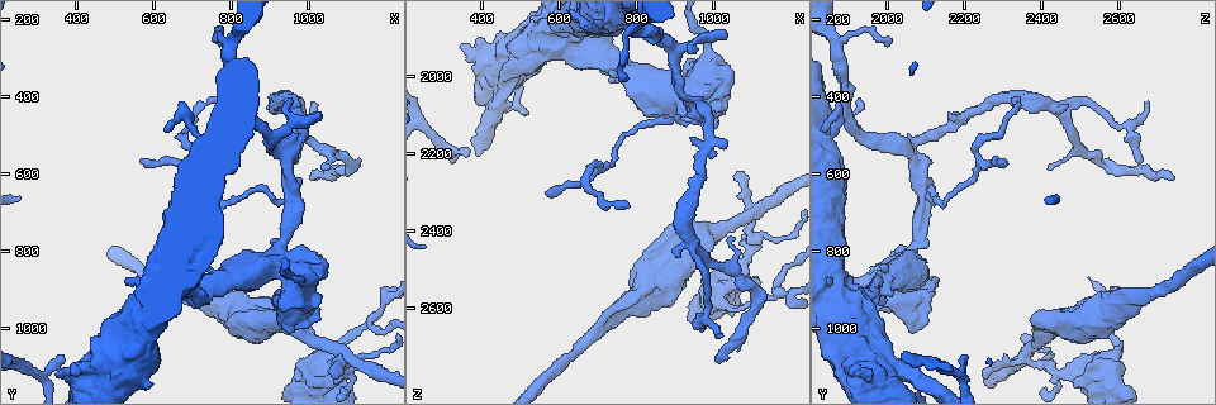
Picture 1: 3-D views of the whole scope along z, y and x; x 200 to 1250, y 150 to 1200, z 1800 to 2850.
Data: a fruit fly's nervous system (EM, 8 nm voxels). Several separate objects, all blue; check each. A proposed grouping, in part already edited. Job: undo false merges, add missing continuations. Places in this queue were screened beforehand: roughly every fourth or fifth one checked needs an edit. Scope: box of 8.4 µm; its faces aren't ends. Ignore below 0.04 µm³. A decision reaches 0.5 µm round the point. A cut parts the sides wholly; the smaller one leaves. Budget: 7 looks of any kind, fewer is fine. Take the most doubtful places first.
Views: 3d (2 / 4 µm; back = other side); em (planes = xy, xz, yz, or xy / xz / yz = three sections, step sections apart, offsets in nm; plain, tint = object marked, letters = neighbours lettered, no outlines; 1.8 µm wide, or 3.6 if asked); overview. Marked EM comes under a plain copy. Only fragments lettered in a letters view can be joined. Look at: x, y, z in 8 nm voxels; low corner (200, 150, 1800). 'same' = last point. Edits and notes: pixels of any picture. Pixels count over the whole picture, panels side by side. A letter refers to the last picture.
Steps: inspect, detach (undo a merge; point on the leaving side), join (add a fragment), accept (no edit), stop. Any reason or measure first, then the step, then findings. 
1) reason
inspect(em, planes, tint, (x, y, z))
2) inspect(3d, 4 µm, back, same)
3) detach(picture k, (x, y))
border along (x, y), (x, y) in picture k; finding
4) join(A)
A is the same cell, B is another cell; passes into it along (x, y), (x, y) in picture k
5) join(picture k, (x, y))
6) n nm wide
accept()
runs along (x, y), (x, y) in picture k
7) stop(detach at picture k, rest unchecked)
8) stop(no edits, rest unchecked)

three arms meet
inspect(3d, 2 µm, (1095, 1085, 2360))

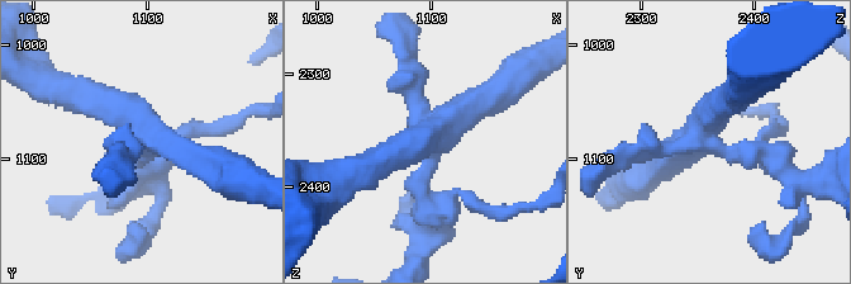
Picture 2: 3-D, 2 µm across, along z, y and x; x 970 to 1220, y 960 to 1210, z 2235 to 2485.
inspect(em, planes, letters, (1098, 1076, 2360))

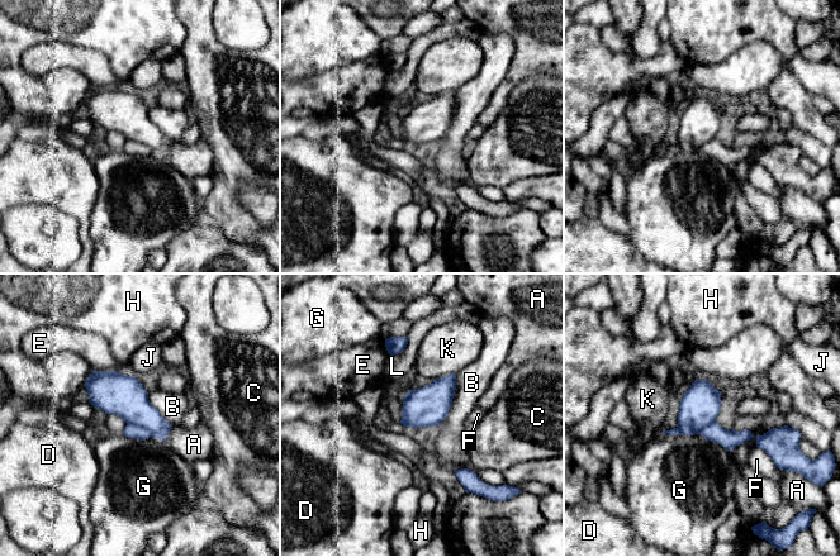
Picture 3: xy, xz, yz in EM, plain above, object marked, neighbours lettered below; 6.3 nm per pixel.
detach(picture 3, (131, 431))
A, B, C, D, E, F, G, H, J, K and L are other cells; border along (127, 423), (141, 425), (152, 436) in picture 3; a second cell is stuck on

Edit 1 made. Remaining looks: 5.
thick turns thin
inspect(3d, 4 µm, (625, 925, 1910))

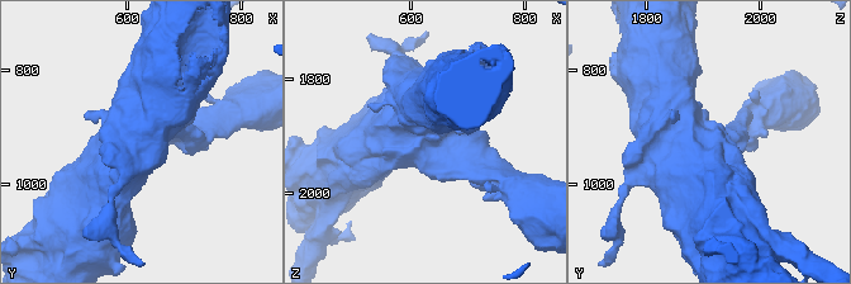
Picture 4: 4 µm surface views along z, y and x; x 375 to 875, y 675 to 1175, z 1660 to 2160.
now the EM
inspect(em, 3.6 µm, planes, letters, (620, 920, 1900))

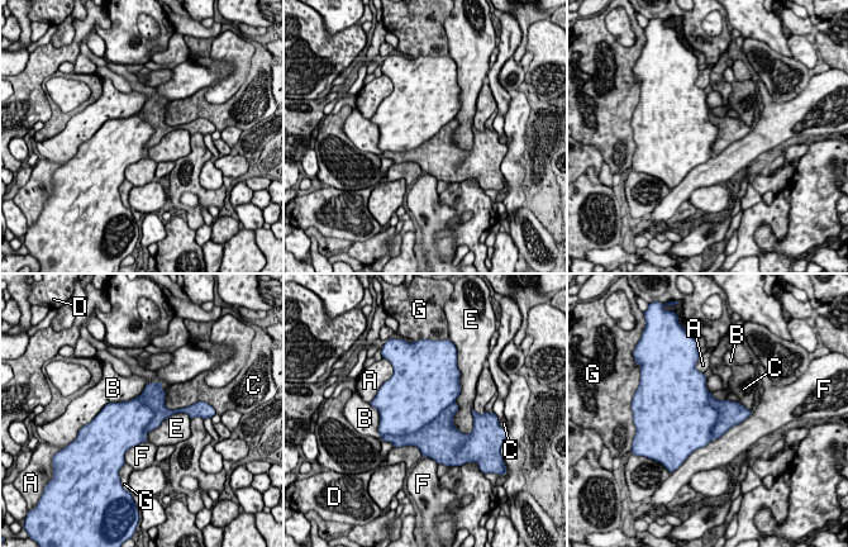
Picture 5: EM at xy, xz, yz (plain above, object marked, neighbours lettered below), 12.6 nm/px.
detach(picture 5, (436, 440))
A, B, C, D, E, F and G are other cells; two cells meet here

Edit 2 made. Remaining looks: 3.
stop(detach at picture 3, detach at picture 5, rest unchecked)

